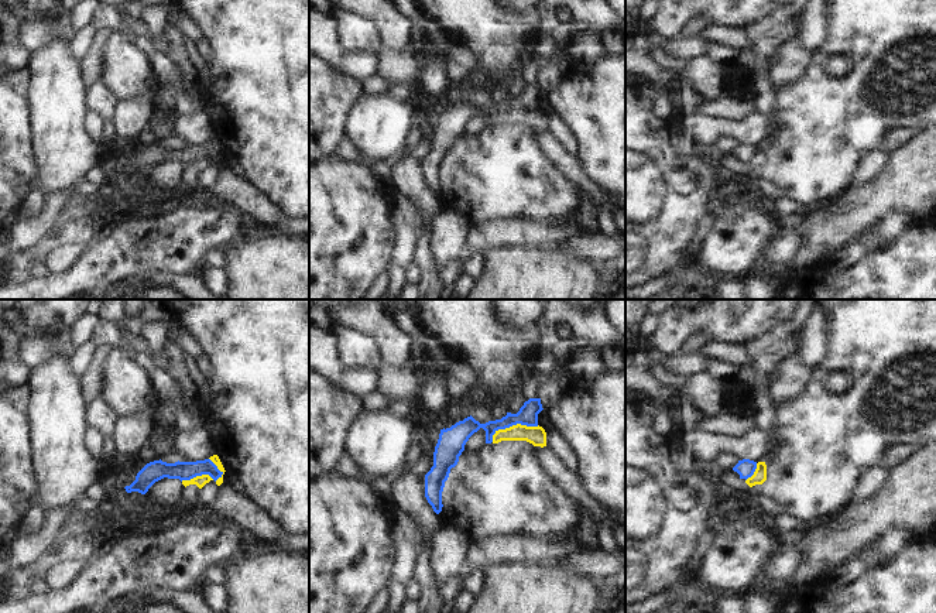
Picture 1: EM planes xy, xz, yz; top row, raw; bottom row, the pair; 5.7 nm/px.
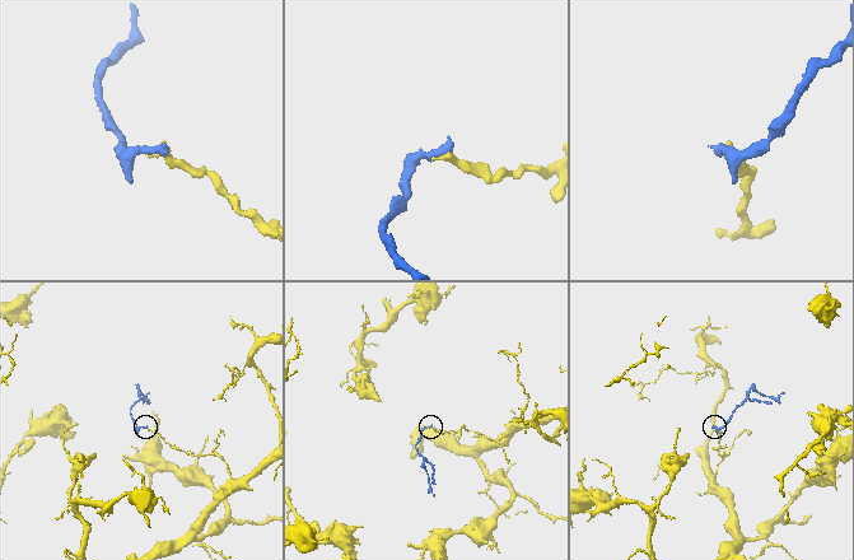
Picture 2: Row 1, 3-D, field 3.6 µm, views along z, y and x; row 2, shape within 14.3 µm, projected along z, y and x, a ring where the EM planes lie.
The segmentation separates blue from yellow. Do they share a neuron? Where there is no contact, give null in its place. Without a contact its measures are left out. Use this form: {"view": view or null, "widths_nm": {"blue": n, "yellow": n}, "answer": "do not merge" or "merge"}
{"view": "xy", "widths_nm": {"blue": 110, "yellow": 60}, "answer": "do not merge"}

